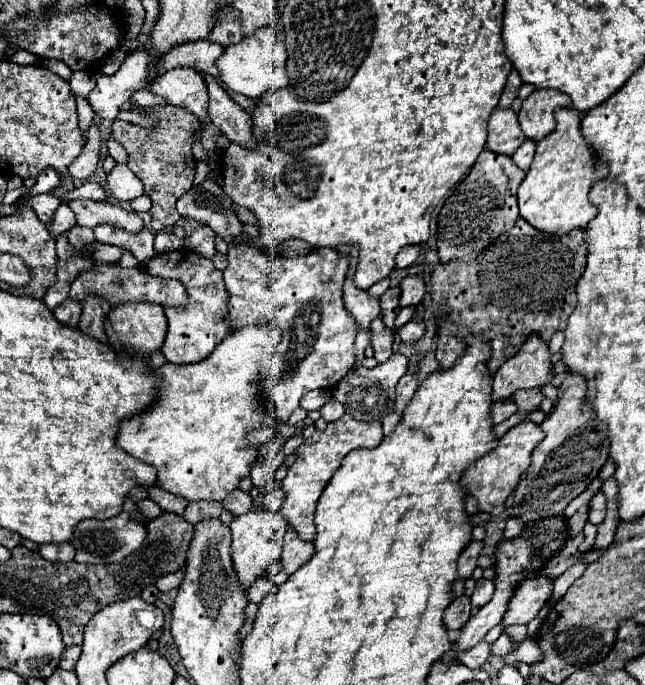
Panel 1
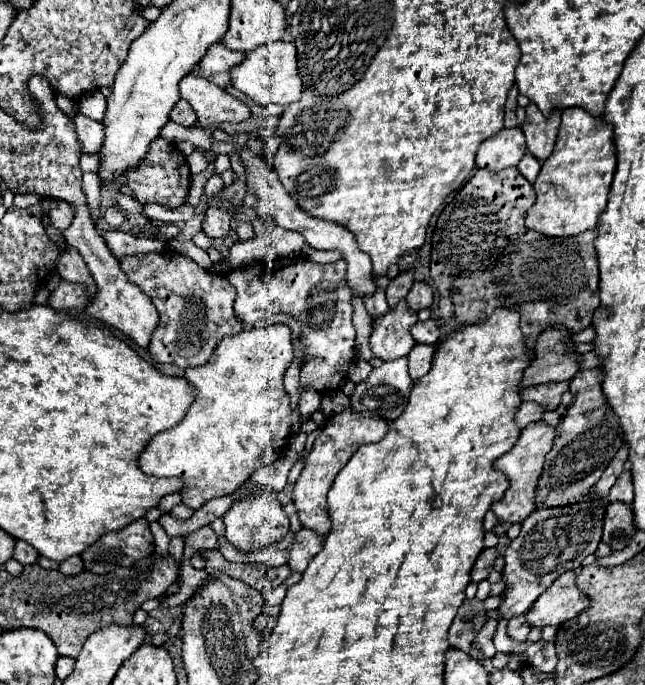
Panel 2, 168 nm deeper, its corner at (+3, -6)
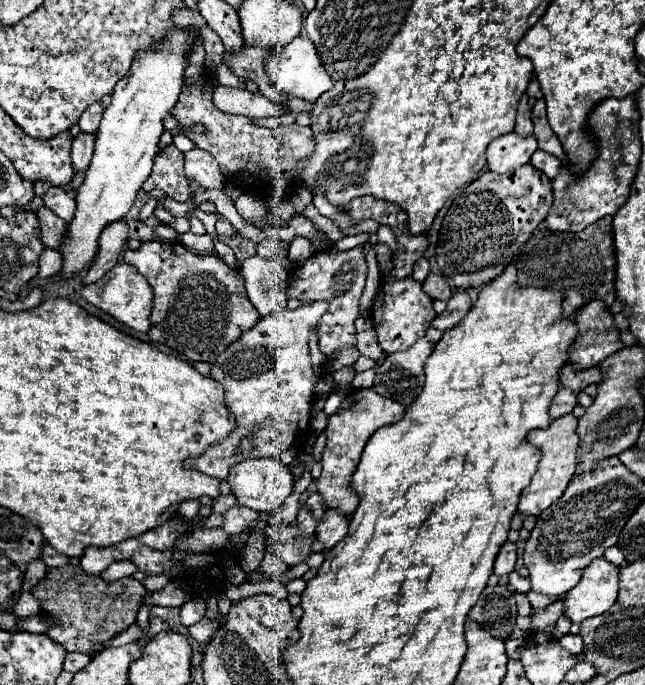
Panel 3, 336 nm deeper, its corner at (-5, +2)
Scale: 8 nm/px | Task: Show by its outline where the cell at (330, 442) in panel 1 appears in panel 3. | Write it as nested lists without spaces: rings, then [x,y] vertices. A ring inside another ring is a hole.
[[[370,388],[368,390],[354,390],[342,400],[340,410],[328,418],[328,426],[326,426],[328,444],[326,444],[322,460],[320,460],[322,474],[316,480],[316,490],[324,498],[326,508],[338,510],[344,516],[350,516],[356,510],[358,496],[350,488],[350,476],[358,466],[360,454],[362,454],[368,438],[380,426],[388,426],[392,422],[398,422],[402,416],[404,416],[404,406],[402,404],[398,404],[390,398],[384,398],[384,396],[376,394]]]

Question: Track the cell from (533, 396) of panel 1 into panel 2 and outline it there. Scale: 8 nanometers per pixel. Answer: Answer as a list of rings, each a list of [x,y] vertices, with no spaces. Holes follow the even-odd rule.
[[[550,382],[542,386],[528,386],[522,390],[522,400],[532,400],[546,410],[556,410],[560,406],[562,394],[568,390],[568,382]]]

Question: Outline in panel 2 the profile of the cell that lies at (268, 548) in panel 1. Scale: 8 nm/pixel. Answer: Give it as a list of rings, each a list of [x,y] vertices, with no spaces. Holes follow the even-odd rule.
[[[250,484],[250,496],[244,496],[236,500],[230,510],[224,514],[222,522],[226,524],[226,538],[230,544],[240,548],[242,552],[260,550],[270,546],[274,538],[282,538],[290,530],[290,520],[282,510],[282,504],[278,500],[278,492],[272,488],[258,488]]]

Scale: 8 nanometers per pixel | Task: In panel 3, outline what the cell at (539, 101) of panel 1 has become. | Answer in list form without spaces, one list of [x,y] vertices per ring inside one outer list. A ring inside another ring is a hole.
[[[536,100],[534,108],[532,108],[532,120],[534,120],[534,136],[538,140],[538,148],[560,158],[562,162],[566,162],[566,154],[564,154],[564,146],[560,144],[558,136],[552,132],[548,118],[546,118],[546,106],[544,100]]]

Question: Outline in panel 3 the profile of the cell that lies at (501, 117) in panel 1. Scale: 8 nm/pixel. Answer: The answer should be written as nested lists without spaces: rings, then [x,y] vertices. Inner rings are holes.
[[[516,132],[498,136],[488,146],[488,168],[498,174],[512,172],[514,168],[528,164],[536,148],[534,136],[520,136]]]

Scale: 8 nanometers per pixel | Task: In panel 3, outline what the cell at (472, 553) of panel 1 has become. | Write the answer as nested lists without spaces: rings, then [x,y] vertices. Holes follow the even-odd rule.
[[[506,542],[498,556],[496,556],[496,562],[494,562],[494,574],[496,576],[504,576],[504,574],[510,574],[514,570],[514,564],[516,564],[516,544],[514,542]]]

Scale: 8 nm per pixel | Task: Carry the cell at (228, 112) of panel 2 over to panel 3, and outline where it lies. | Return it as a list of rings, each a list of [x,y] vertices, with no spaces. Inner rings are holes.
[[[216,86],[212,92],[214,106],[222,112],[243,115],[248,118],[278,118],[280,106],[262,94],[252,94],[242,88]]]

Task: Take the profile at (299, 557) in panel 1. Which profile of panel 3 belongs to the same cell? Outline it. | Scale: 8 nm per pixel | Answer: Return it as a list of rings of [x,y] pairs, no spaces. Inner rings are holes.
[[[326,510],[326,514],[318,520],[316,526],[316,540],[320,540],[324,544],[322,554],[328,552],[328,548],[334,548],[348,532],[348,516],[334,512],[334,510]]]

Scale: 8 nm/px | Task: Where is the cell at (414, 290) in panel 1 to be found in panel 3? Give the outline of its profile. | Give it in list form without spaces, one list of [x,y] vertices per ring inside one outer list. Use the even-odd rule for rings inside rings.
[[[430,274],[430,276],[422,282],[422,288],[424,288],[424,292],[426,292],[430,298],[438,298],[438,300],[444,300],[444,302],[452,296],[450,284],[448,284],[448,280],[446,280],[442,274]]]

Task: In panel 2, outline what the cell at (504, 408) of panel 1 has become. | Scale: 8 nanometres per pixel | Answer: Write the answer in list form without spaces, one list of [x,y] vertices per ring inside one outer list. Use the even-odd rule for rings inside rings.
[[[524,402],[520,406],[520,412],[516,414],[516,424],[520,424],[522,428],[526,428],[528,424],[542,420],[544,414],[546,414],[546,410],[542,406],[538,406],[536,402]]]

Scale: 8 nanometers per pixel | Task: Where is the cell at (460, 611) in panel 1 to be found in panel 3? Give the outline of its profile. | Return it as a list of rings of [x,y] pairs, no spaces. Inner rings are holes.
[[[506,586],[484,588],[468,614],[468,620],[476,620],[492,636],[506,640],[516,620],[516,602],[510,590]]]

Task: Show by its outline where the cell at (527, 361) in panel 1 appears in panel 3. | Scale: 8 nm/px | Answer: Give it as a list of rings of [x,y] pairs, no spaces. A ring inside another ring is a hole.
[[[592,300],[584,308],[576,310],[574,322],[578,326],[578,336],[568,350],[566,364],[574,368],[592,368],[616,350],[624,348],[618,340],[612,314],[600,300]]]

